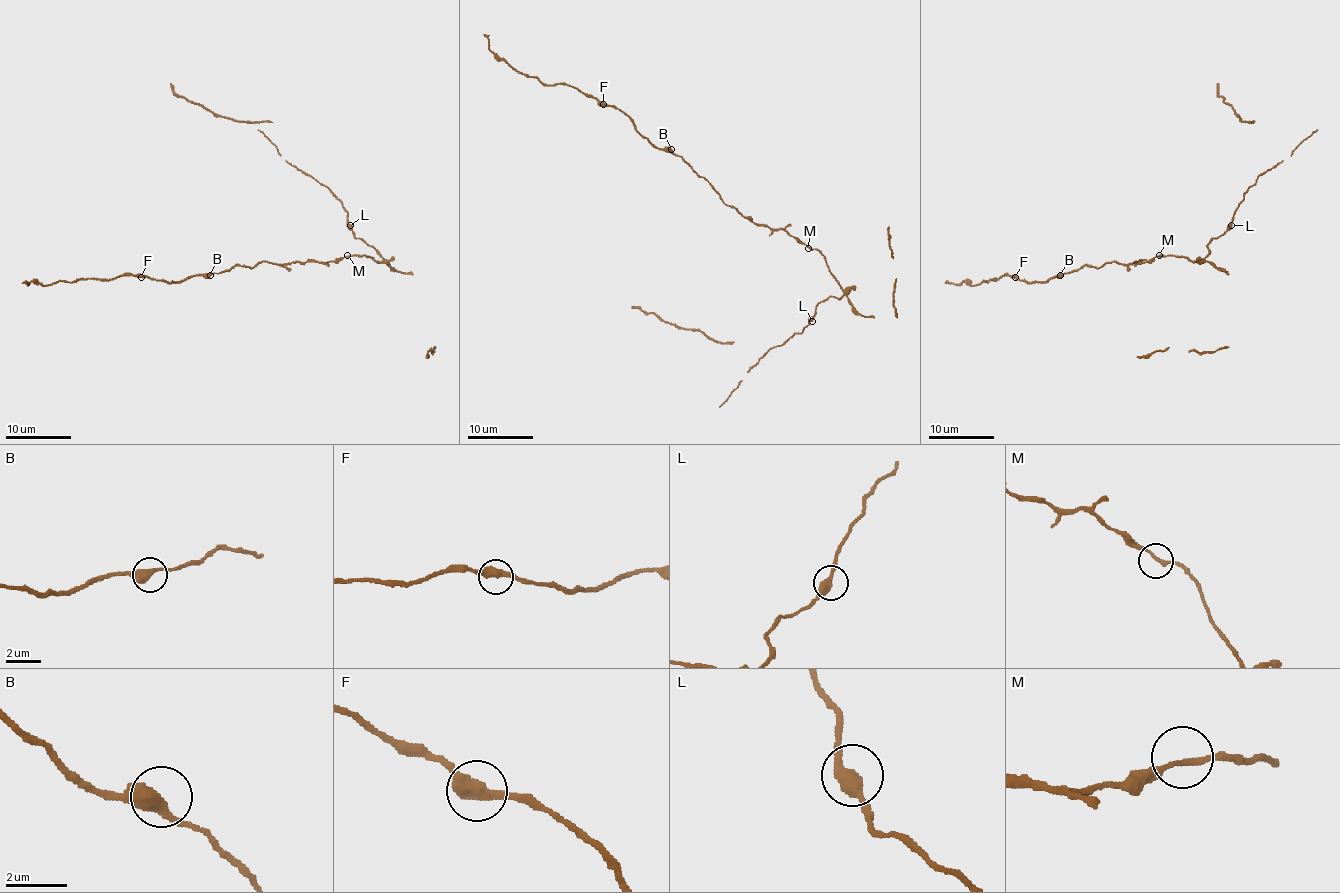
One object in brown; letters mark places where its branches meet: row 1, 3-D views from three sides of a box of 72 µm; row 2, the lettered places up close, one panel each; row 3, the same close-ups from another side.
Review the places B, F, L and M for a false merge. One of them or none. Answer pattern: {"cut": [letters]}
{"cut": []}

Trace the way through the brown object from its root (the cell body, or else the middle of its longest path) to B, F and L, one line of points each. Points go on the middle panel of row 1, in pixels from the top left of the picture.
B: (810, 246), (780, 228), (756, 225), (742, 217), (671, 149)
F: (810, 246), (780, 228), (756, 225), (742, 217), (680, 156), (655, 148), (617, 108), (602, 105)
L: (810, 246), (823, 256), (828, 271), (845, 293), (840, 298), (828, 296), (823, 299), (817, 306), (812, 321)

